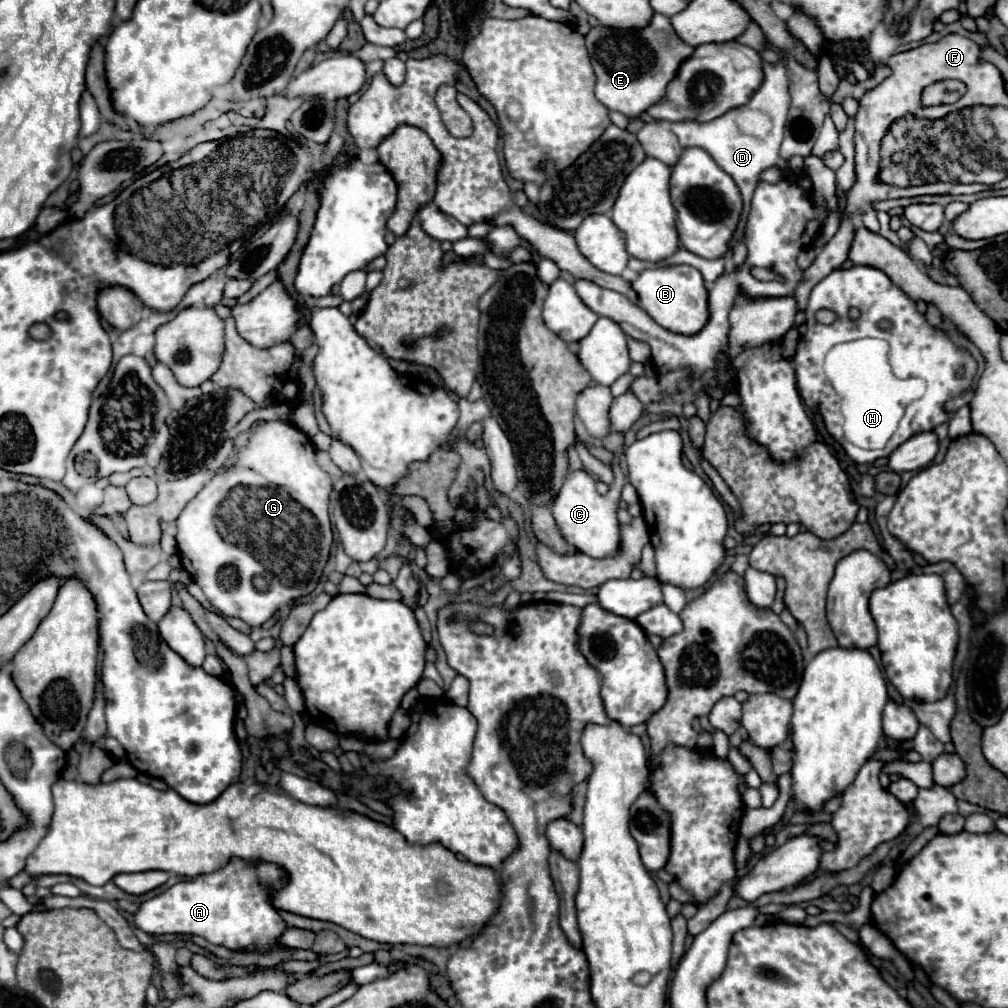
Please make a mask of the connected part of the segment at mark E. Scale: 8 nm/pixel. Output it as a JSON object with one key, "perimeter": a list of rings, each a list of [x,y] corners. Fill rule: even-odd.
{"perimeter":[[[656,13],[650,25],[642,31],[622,31],[598,25],[586,35],[586,47],[598,77],[594,89],[596,99],[610,111],[620,111],[630,117],[642,115],[650,103],[658,103],[658,99],[666,97],[666,85],[674,79],[682,61],[686,61],[694,51],[694,47],[682,43],[682,39],[674,35],[670,17],[660,13]]]}

